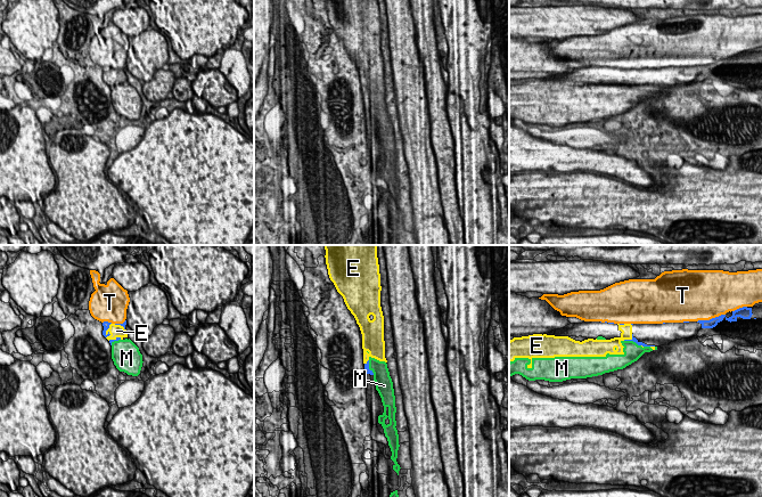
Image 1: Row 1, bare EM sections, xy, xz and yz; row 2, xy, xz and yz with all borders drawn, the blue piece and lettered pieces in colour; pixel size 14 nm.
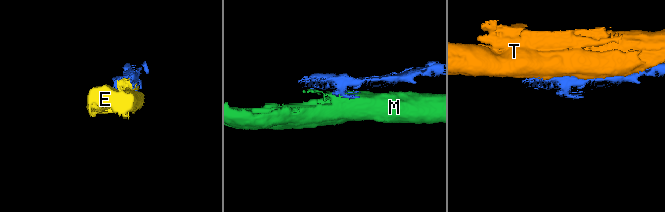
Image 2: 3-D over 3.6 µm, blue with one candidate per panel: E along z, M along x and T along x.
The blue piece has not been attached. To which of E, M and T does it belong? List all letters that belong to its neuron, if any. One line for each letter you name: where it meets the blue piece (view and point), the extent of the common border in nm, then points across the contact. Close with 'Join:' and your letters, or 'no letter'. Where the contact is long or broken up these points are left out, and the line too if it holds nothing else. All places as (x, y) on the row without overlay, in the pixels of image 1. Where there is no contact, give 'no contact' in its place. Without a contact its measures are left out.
Join: no letter

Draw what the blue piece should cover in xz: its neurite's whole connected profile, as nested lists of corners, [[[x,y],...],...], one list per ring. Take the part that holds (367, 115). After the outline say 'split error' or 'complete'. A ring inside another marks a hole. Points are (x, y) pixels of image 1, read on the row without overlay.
[[[369,105],[364,108],[364,123],[367,131],[367,150],[369,152],[372,163],[371,169],[376,170],[382,179],[385,179],[382,169],[378,168],[378,161],[383,160],[384,150],[382,142],[376,135],[374,117],[369,114]]]; split error

